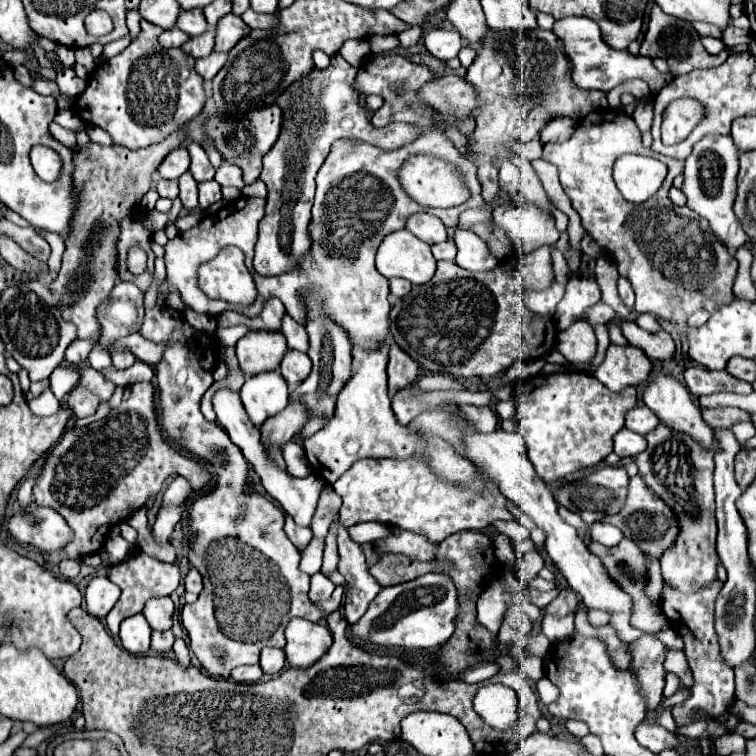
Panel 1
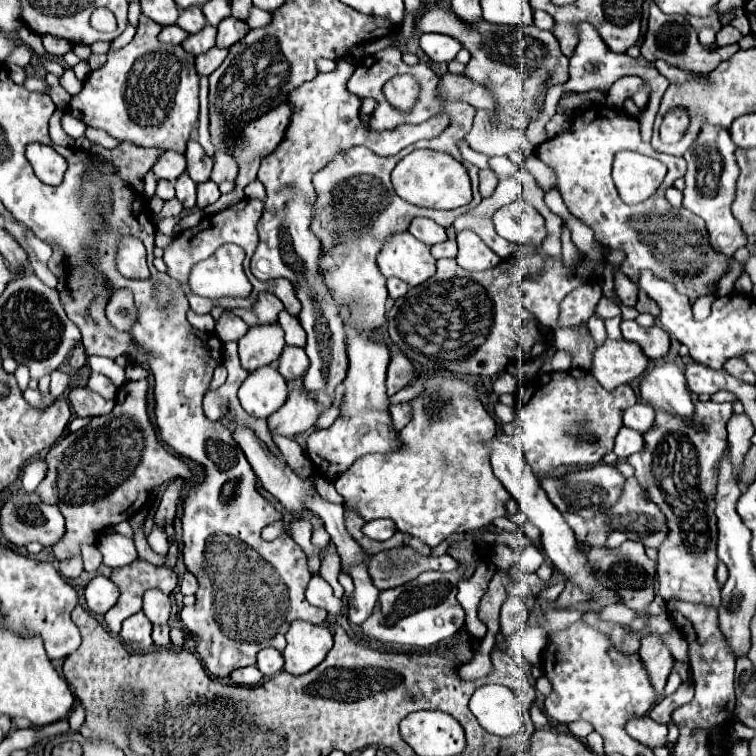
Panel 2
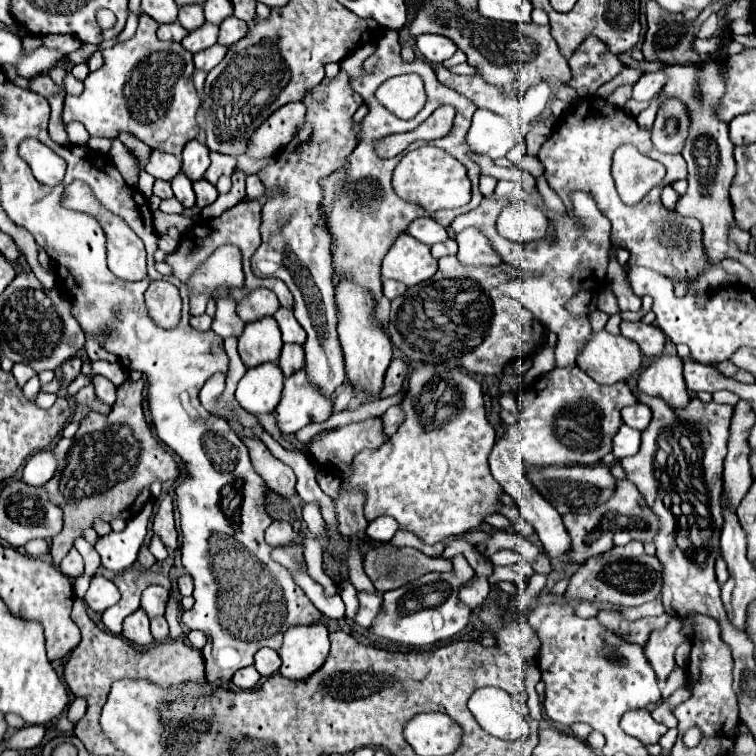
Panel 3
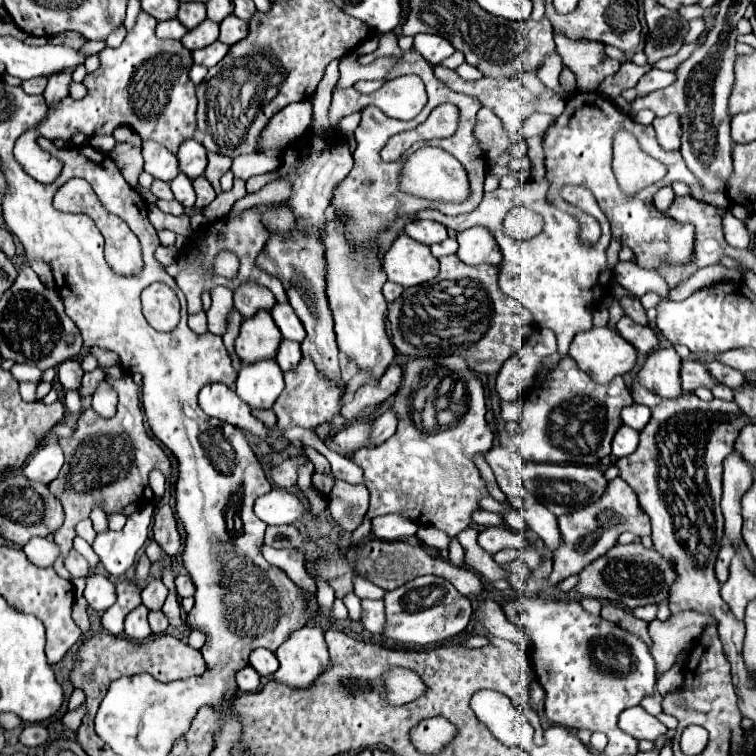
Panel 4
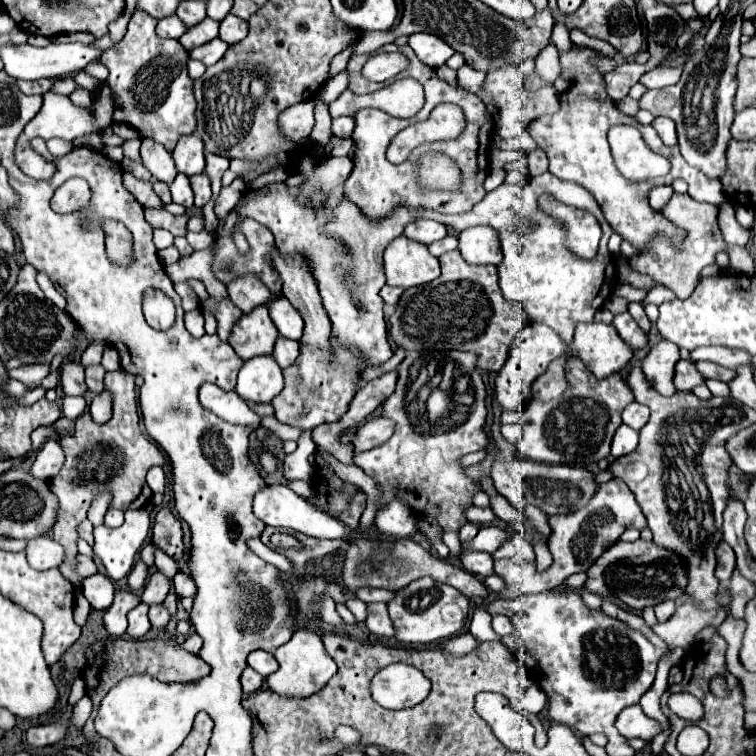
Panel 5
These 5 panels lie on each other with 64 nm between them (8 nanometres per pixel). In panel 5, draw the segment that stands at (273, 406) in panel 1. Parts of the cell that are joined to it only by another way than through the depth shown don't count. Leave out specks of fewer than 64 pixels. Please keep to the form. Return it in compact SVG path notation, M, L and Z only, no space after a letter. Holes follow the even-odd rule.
M256 356L244 362L238 374L236 392L250 402L268 404L284 388L282 370L272 356Z

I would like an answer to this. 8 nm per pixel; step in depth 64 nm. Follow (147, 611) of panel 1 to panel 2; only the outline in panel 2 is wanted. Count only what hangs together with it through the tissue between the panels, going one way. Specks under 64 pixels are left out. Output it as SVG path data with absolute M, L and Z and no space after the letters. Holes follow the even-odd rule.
M154 588L154 590L150 590L150 592L144 594L144 608L142 608L142 612L146 614L146 618L154 626L168 624L170 610L172 610L172 602L170 602L170 596L166 596L164 592L158 592Z

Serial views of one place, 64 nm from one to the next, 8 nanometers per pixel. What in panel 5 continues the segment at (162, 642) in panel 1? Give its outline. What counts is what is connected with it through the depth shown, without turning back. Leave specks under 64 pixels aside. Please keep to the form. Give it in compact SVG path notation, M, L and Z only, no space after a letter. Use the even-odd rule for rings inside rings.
M158 604L158 606L150 606L148 618L150 618L152 628L164 630L164 628L166 628L166 624L168 624L168 620L170 620L170 614L168 614L168 610L166 610L162 604Z

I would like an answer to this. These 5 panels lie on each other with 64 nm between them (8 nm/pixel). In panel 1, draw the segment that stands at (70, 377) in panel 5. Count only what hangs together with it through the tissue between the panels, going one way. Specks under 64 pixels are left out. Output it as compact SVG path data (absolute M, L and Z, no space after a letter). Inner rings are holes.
M74 340L70 346L68 346L68 352L66 352L66 360L70 366L80 366L86 362L90 350L92 350L94 342L92 340Z

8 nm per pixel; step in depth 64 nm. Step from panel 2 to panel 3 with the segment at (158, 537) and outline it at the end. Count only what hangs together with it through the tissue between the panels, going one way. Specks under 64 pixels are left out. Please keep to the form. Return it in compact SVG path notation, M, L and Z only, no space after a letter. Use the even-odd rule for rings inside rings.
M156 534L150 540L150 552L156 556L156 560L164 560L168 556L168 548L164 546L164 542Z

